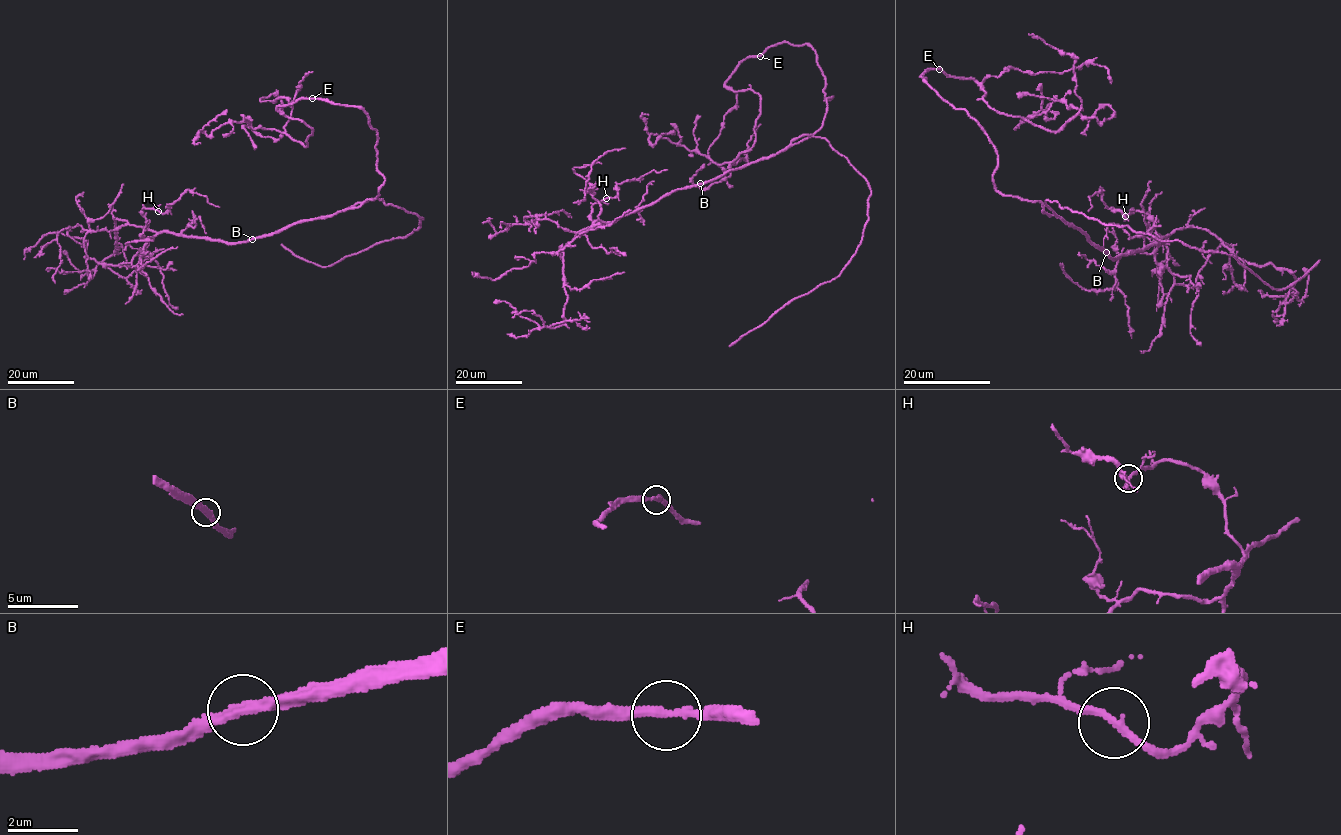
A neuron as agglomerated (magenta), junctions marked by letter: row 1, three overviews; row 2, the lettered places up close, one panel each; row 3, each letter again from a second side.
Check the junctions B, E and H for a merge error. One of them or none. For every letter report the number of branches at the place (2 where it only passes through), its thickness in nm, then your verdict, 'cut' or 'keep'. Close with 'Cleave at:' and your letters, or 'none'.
B: 2 branches meet; 320 nm thick; keep
E: 2 branches meet; 240 nm thick; keep
H: 2 branches meet; 200 nm thick; keep
Cleave at: none

